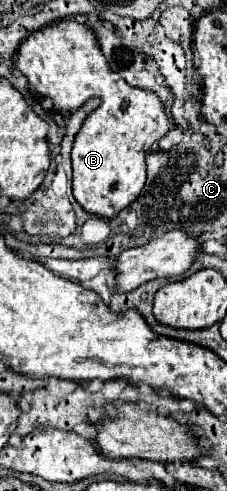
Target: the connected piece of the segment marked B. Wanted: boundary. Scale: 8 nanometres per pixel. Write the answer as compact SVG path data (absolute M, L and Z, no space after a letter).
M71 18L55 20L29 34L19 46L17 68L41 96L51 100L55 96L55 106L63 112L77 110L93 96L103 100L101 106L85 118L83 128L75 136L71 188L83 210L101 218L117 216L139 196L145 184L145 150L171 128L171 120L159 96L145 88L133 88L115 74L101 52L95 32Z

